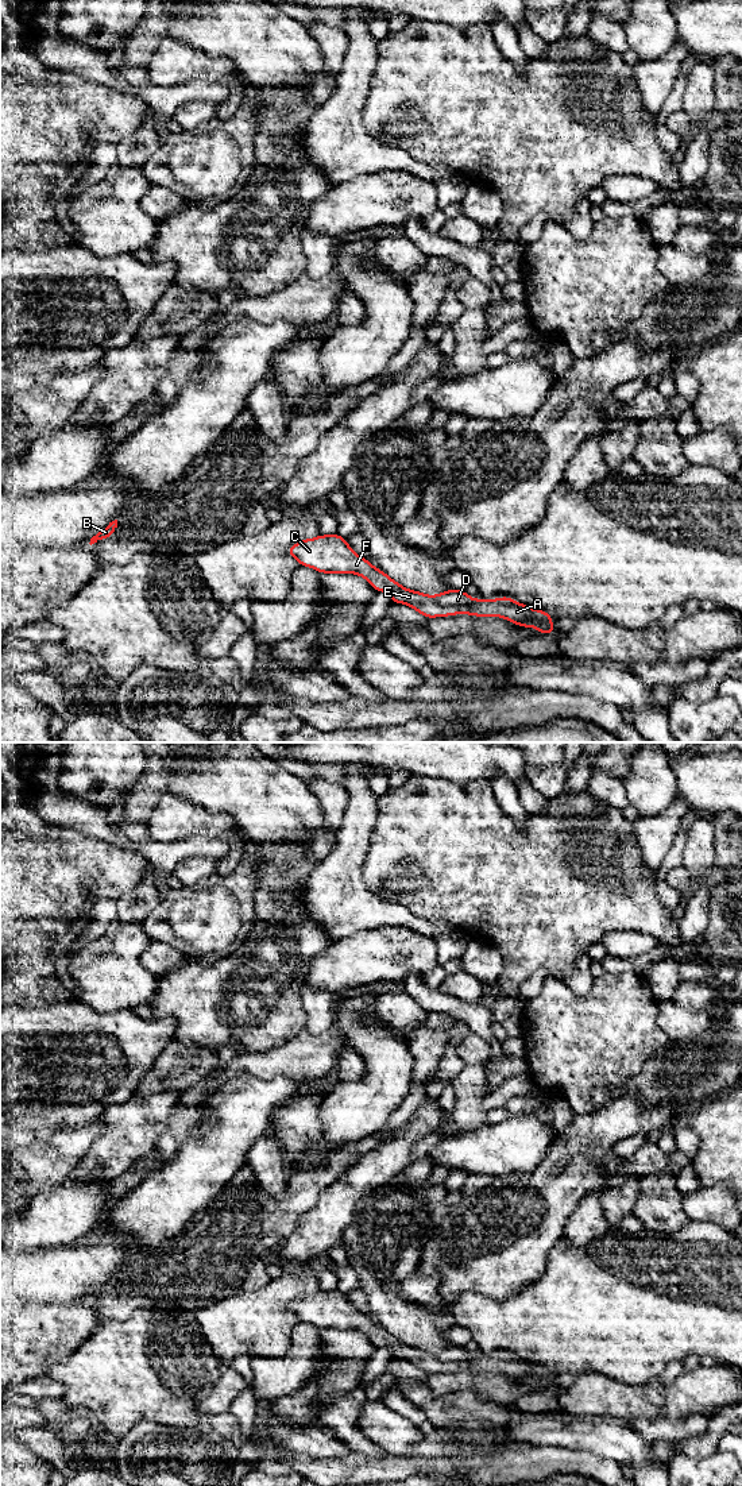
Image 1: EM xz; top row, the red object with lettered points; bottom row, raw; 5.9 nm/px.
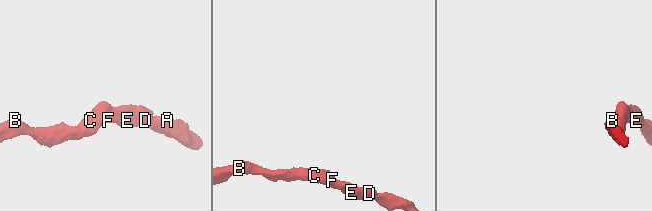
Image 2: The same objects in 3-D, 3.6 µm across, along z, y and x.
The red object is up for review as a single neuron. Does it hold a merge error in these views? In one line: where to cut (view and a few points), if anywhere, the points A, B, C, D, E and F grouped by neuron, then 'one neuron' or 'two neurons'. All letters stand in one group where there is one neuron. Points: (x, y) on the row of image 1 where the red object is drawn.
no cut; A B C D E F; one neuron

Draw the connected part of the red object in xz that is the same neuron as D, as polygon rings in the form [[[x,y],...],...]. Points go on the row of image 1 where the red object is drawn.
[[[336,534],[305,539],[287,549],[299,566],[320,574],[353,574],[364,578],[375,591],[384,591],[394,603],[407,605],[426,618],[469,614],[474,617],[501,617],[518,626],[537,628],[538,634],[553,633],[552,615],[544,610],[522,605],[509,597],[478,601],[461,590],[448,590],[436,595],[409,590],[393,580],[370,560],[356,555],[347,540]]]

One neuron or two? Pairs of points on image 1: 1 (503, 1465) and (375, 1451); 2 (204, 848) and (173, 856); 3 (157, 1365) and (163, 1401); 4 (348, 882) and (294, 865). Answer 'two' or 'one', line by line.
1: two
2: one
3: one
4: two

